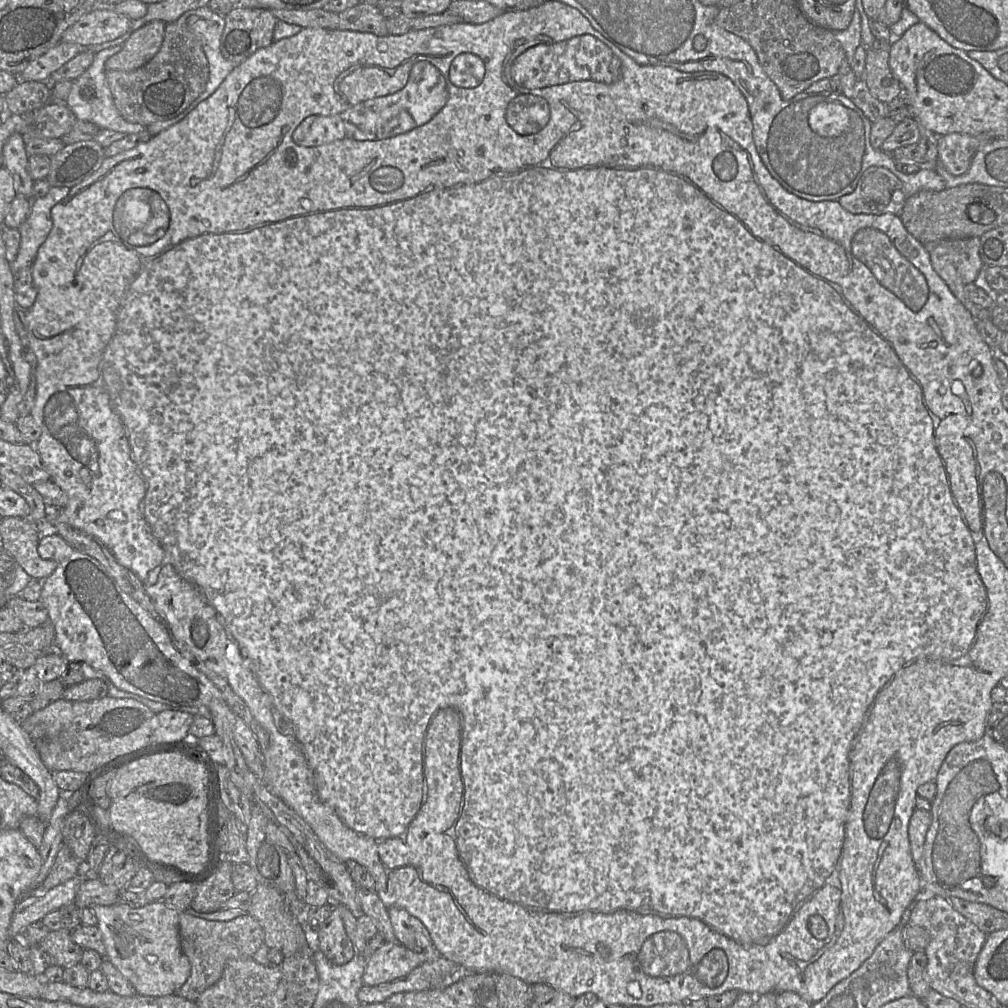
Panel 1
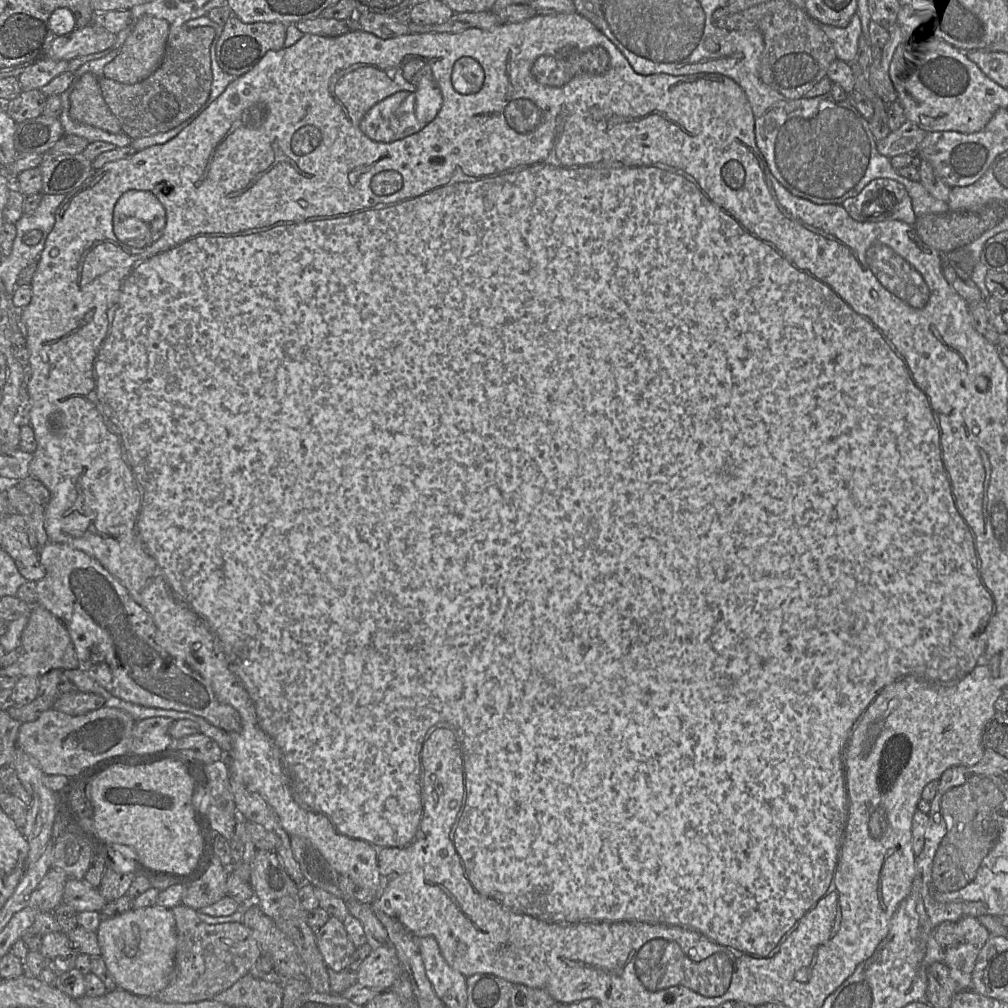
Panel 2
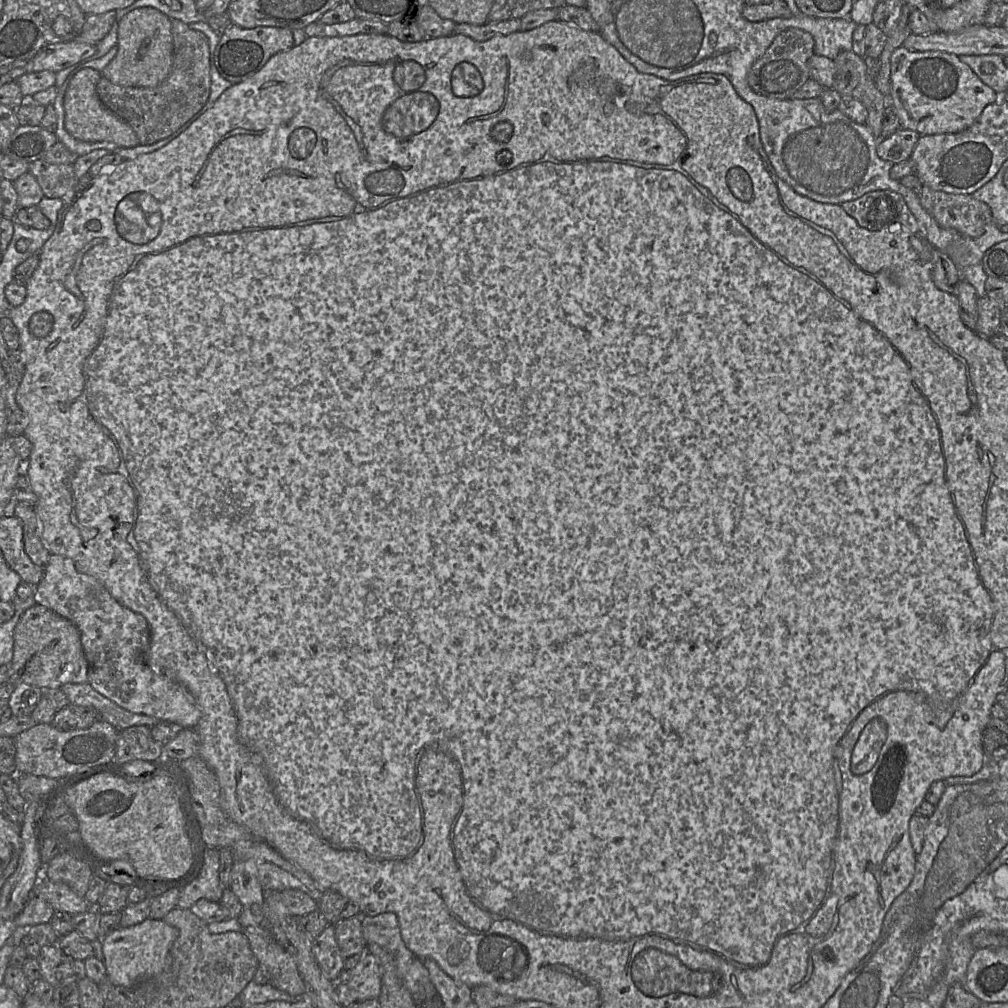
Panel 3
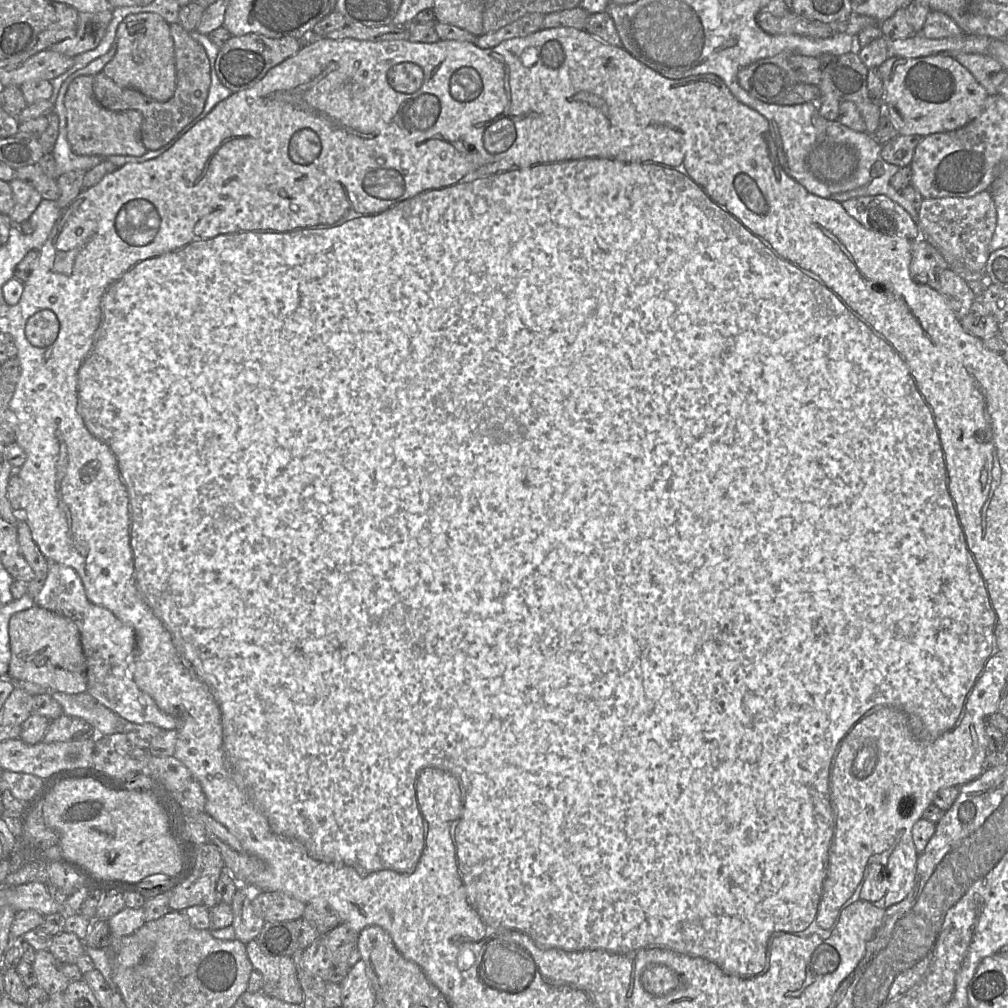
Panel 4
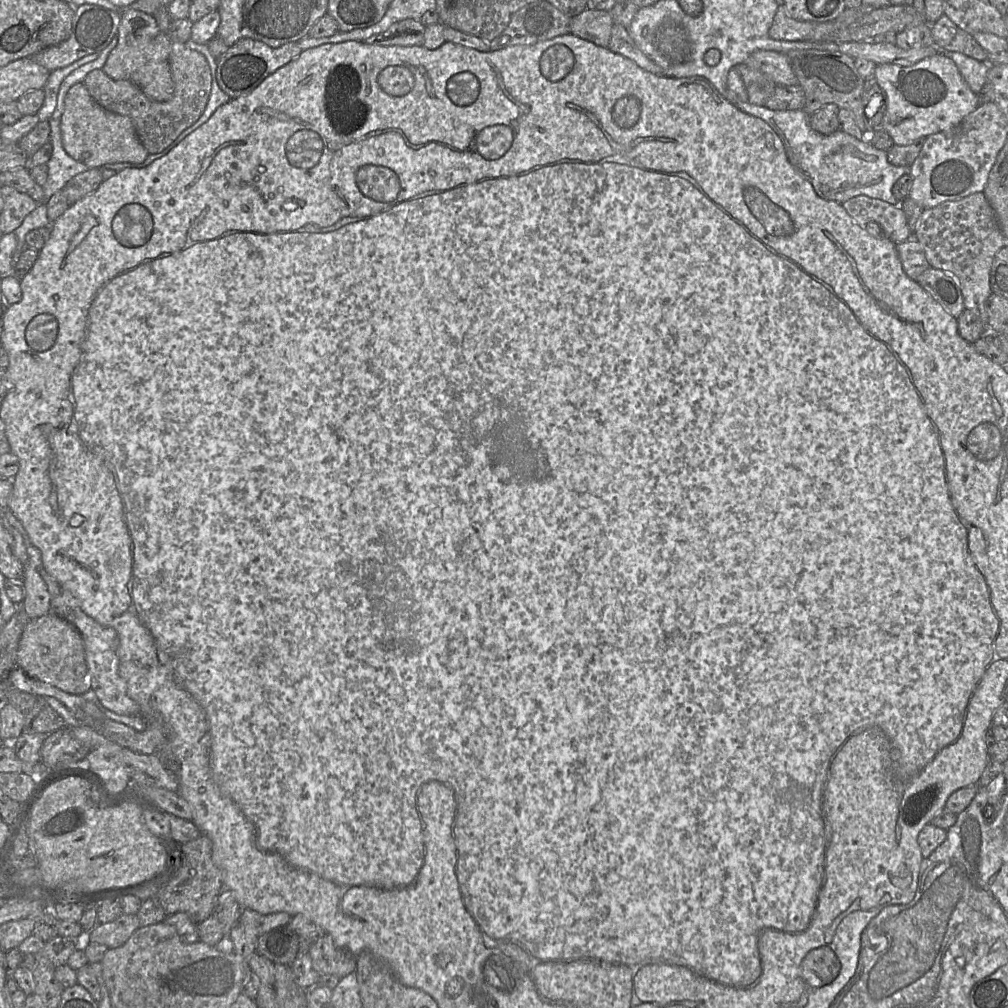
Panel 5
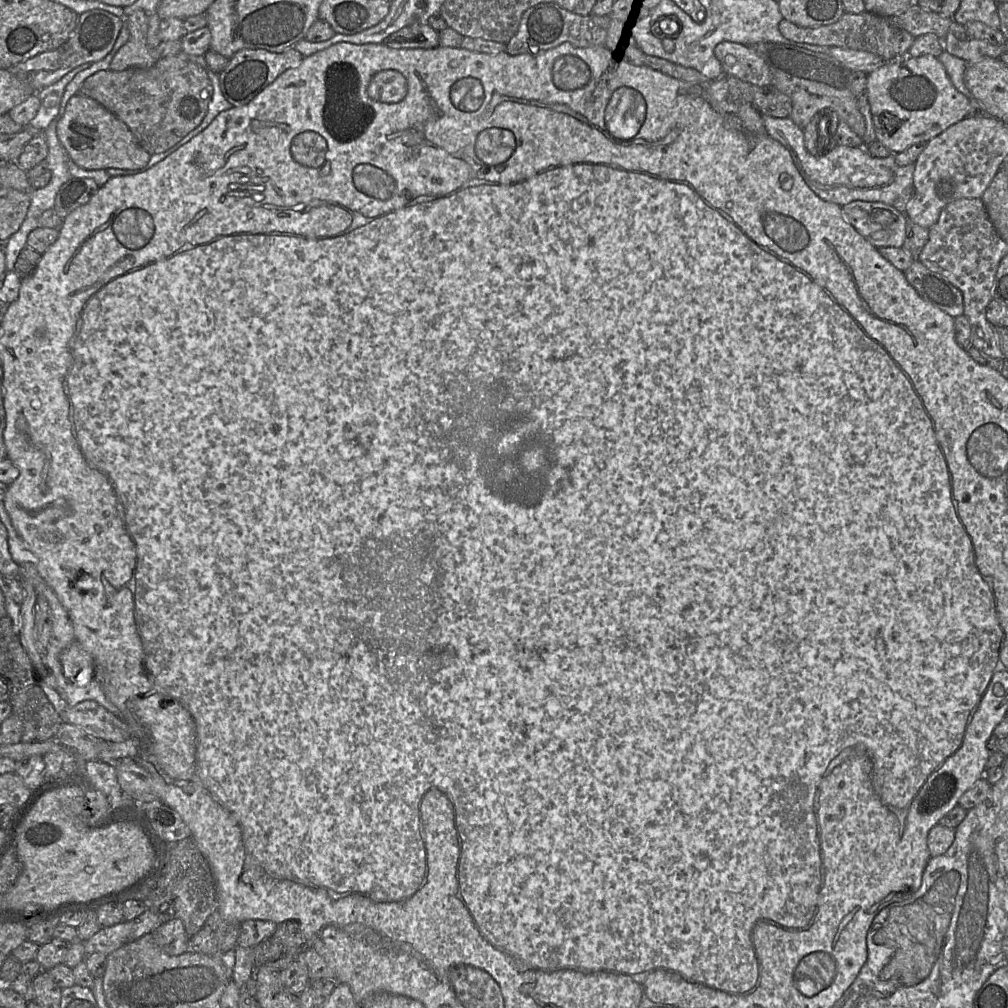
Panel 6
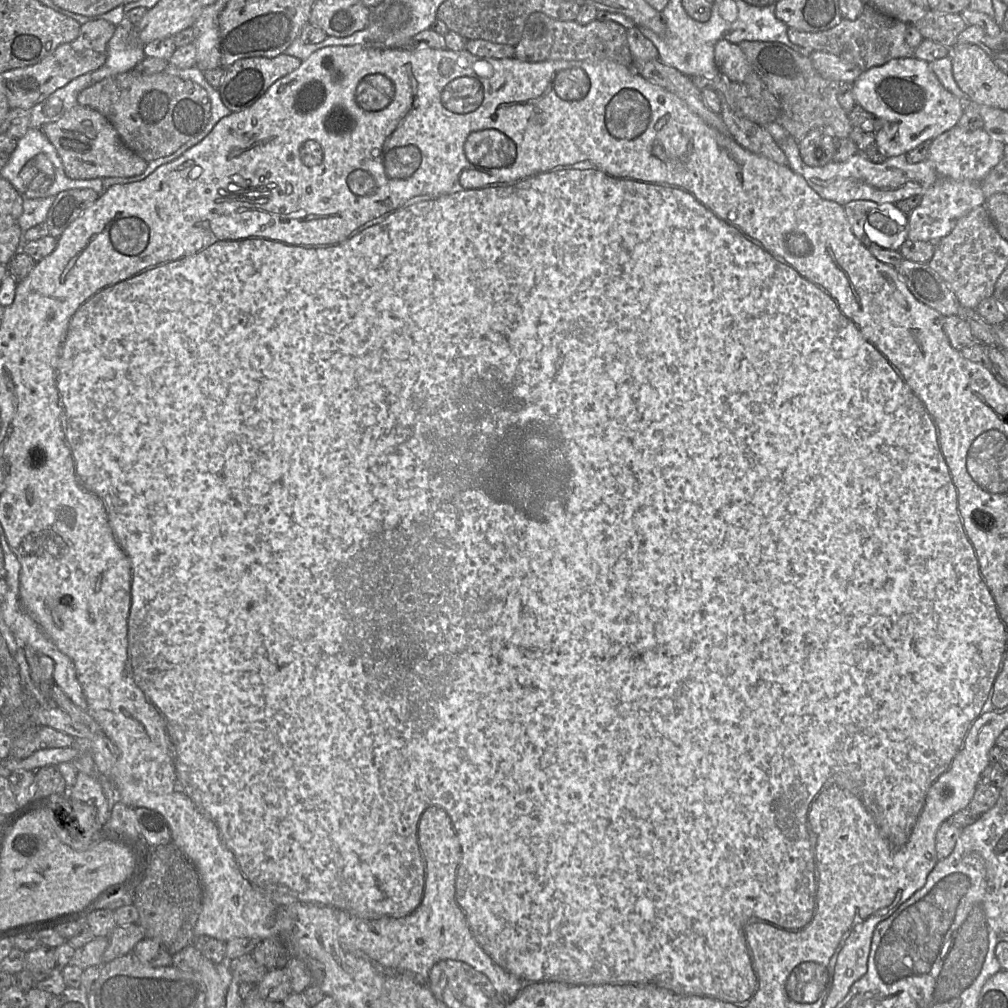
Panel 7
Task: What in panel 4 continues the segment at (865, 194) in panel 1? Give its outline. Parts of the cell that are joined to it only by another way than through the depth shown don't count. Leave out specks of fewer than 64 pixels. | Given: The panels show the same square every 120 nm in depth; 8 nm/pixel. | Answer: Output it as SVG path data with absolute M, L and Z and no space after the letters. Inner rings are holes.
M886 195L858 196L841 204L849 215L868 229L910 240L921 237L913 217Z

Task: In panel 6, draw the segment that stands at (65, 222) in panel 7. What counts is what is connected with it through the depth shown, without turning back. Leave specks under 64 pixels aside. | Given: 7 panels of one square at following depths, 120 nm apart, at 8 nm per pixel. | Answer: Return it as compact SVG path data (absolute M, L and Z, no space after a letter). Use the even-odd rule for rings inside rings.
M71 177L59 189L53 209L61 220L71 212L89 202L99 185L92 178Z

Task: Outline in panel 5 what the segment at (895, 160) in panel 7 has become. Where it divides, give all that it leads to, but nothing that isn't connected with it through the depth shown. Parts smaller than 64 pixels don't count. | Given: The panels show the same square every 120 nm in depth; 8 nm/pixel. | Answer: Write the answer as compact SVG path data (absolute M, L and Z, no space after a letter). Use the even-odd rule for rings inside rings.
M736 101L732 105L744 113L762 119L775 131L781 139L793 167L811 183L815 192L821 198L844 203L855 196L866 195L871 198L884 200L895 206L901 206L901 201L897 200L892 193L892 187L902 175L910 172L910 167L890 164L887 160L887 151L875 148L868 139L857 139L839 129L829 135L818 133L810 126L811 116L801 109L771 110L764 105L741 101Z

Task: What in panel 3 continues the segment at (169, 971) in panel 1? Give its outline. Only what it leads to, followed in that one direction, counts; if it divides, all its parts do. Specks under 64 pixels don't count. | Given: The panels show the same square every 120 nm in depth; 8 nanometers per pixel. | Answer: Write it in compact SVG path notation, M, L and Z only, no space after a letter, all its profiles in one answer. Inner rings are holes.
M148 917L143 922L117 929L101 938L104 964L108 979L126 988L161 973L166 964L167 954L178 936L178 929L168 925L163 919Z

